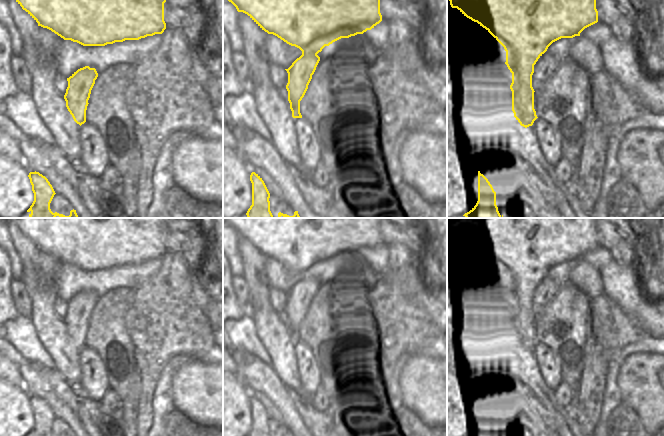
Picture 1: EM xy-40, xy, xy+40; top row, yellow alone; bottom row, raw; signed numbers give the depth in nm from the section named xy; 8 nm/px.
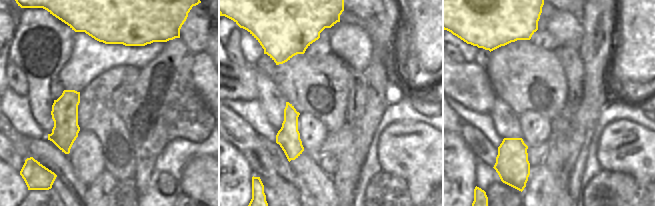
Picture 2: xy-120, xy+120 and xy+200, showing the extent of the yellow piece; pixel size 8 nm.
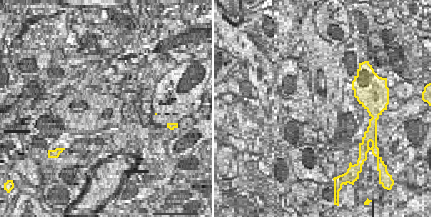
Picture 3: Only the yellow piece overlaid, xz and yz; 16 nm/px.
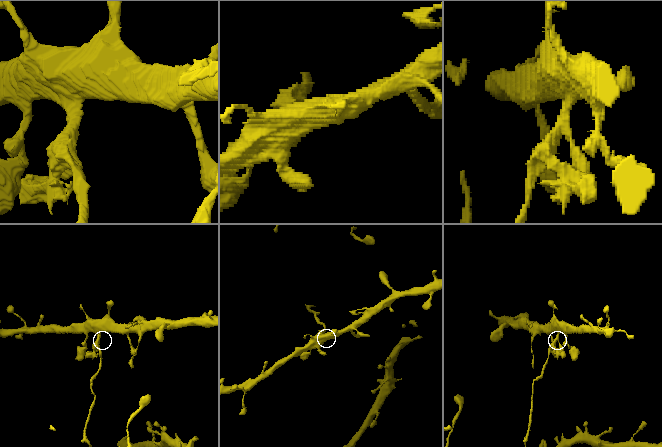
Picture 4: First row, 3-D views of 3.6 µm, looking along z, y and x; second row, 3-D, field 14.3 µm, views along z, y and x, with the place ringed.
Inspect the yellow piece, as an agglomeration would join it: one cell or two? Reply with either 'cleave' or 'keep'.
cleave

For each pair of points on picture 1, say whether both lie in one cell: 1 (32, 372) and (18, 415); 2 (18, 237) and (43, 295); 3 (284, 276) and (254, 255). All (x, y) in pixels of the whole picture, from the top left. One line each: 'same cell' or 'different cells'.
1: different cells
2: different cells
3: different cells

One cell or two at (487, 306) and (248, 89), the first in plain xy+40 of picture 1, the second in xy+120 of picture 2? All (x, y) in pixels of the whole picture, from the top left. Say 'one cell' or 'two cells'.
two cells

